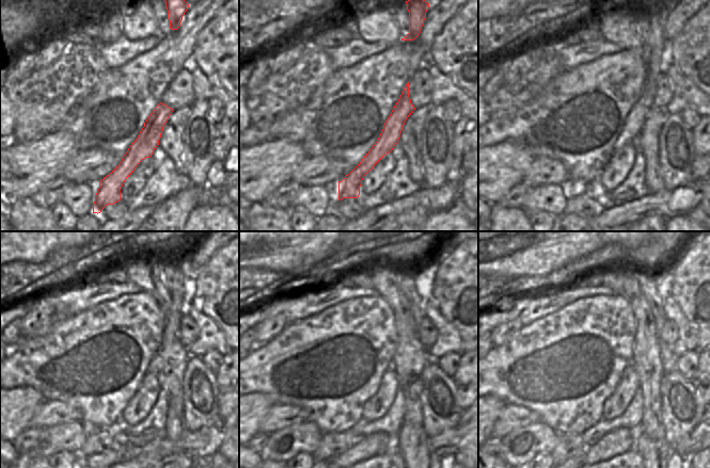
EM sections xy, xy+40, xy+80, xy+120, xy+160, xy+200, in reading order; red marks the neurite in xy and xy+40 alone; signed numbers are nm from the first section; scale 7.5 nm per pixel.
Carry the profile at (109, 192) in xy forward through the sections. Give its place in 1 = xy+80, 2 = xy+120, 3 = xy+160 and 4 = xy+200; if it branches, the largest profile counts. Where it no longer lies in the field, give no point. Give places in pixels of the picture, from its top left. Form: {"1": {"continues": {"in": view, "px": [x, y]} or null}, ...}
{"1": {"continues": {"in": "xy+80", "px": [636, 116]}}, "2": {"continues": {"in": "xy+120", "px": [174, 274]}}, "3": {"continues": {"in": "xy+160", "px": [408, 274]}}, "4": {"continues": {"in": "xy+200", "px": [652, 280]}}}

